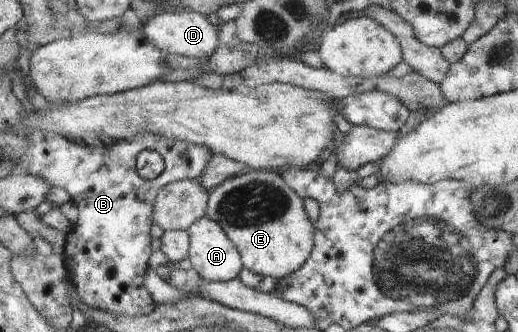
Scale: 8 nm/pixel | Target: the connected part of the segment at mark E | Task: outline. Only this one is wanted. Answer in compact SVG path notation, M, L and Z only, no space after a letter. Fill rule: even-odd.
M249 169L243 175L225 180L210 193L207 216L218 221L230 240L237 245L246 269L280 281L293 275L308 262L315 247L316 228L308 216L308 208L304 207L303 197L286 184L281 174L276 171Z

